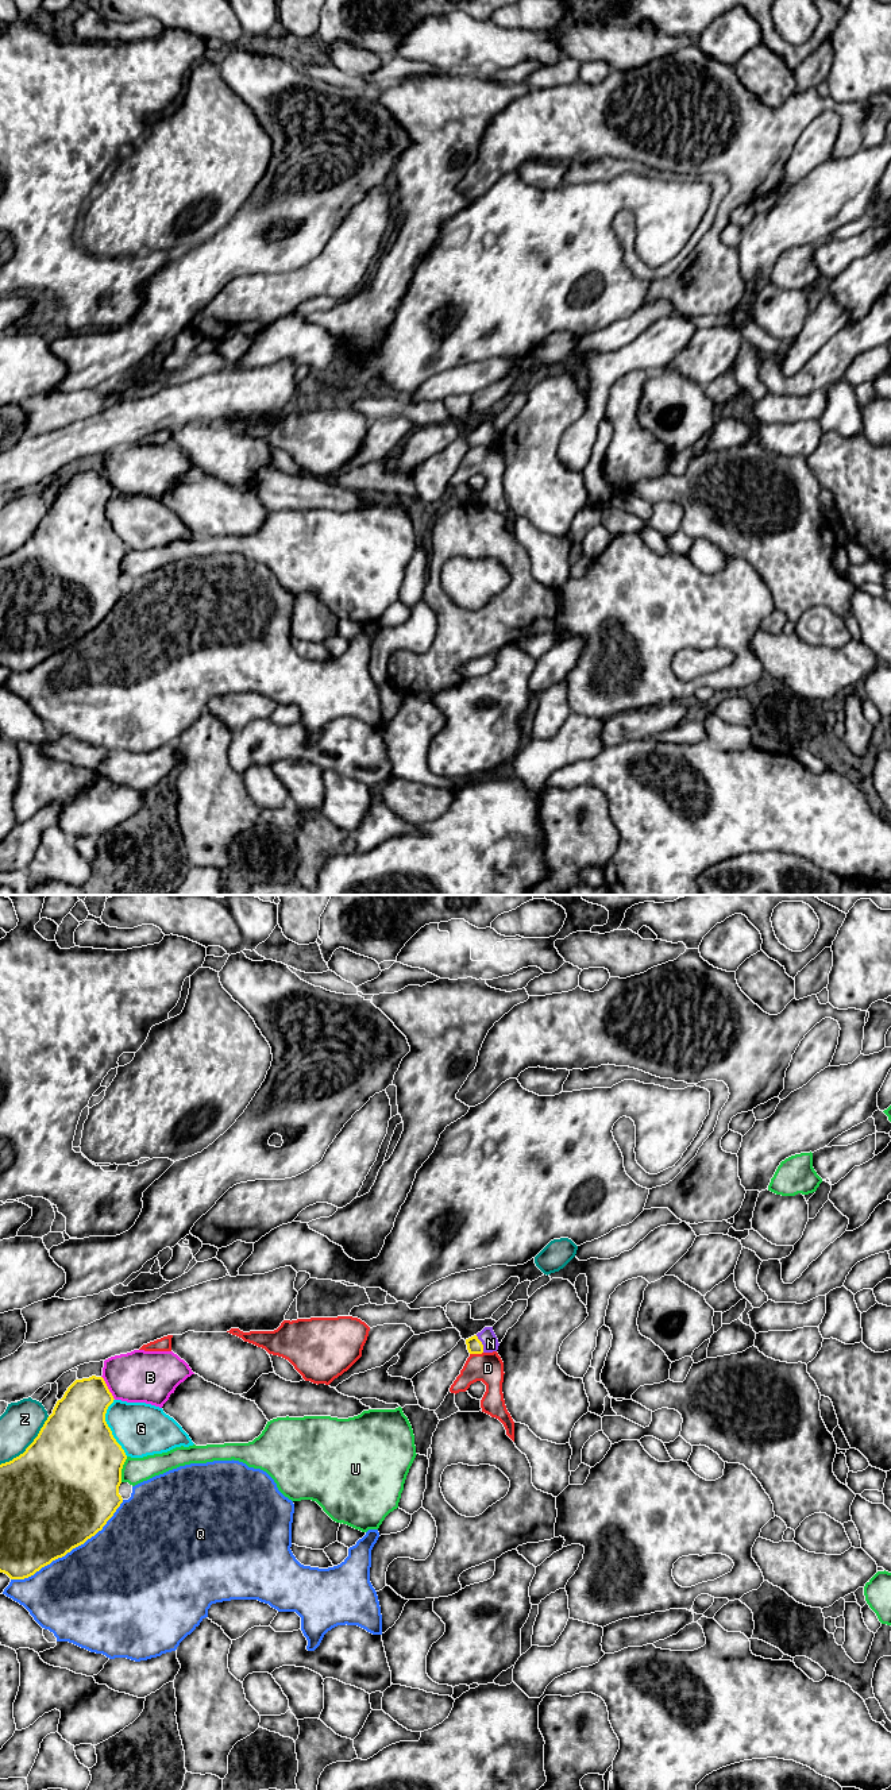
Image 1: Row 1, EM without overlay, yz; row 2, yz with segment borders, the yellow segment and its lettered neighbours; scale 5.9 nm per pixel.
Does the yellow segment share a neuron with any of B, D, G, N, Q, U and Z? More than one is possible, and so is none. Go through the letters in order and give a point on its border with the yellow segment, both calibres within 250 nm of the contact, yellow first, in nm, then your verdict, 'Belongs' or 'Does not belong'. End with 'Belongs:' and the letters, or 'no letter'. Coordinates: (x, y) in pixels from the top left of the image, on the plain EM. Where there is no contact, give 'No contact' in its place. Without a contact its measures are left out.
B: Touches yellow at yz (107, 481). Thickness 320 nm (yellow) against 300 nm. Does not belong
D: Touches yellow at yz (475, 446). Thickness 90 nm (yellow) against 180 nm. Does not belong
G: Touches yellow at yz (108, 520). Thickness 500 nm (yellow) against 320 nm. Does not belong
N: Touches yellow at yz (481, 436). Thickness 90 nm (yellow) against 100 nm. Belongs
Q: Touches yellow at yz (70, 643). Thickness 500 nm (yellow) against 500 nm. Does not belong
U: Touches yellow at yz (122, 560). Thickness 500 nm (yellow) against 160 nm. Does not belong
Z: Touches yellow at yz (29, 539). Thickness 500 nm (yellow) against 240 nm. Does not belong
Belongs: N

